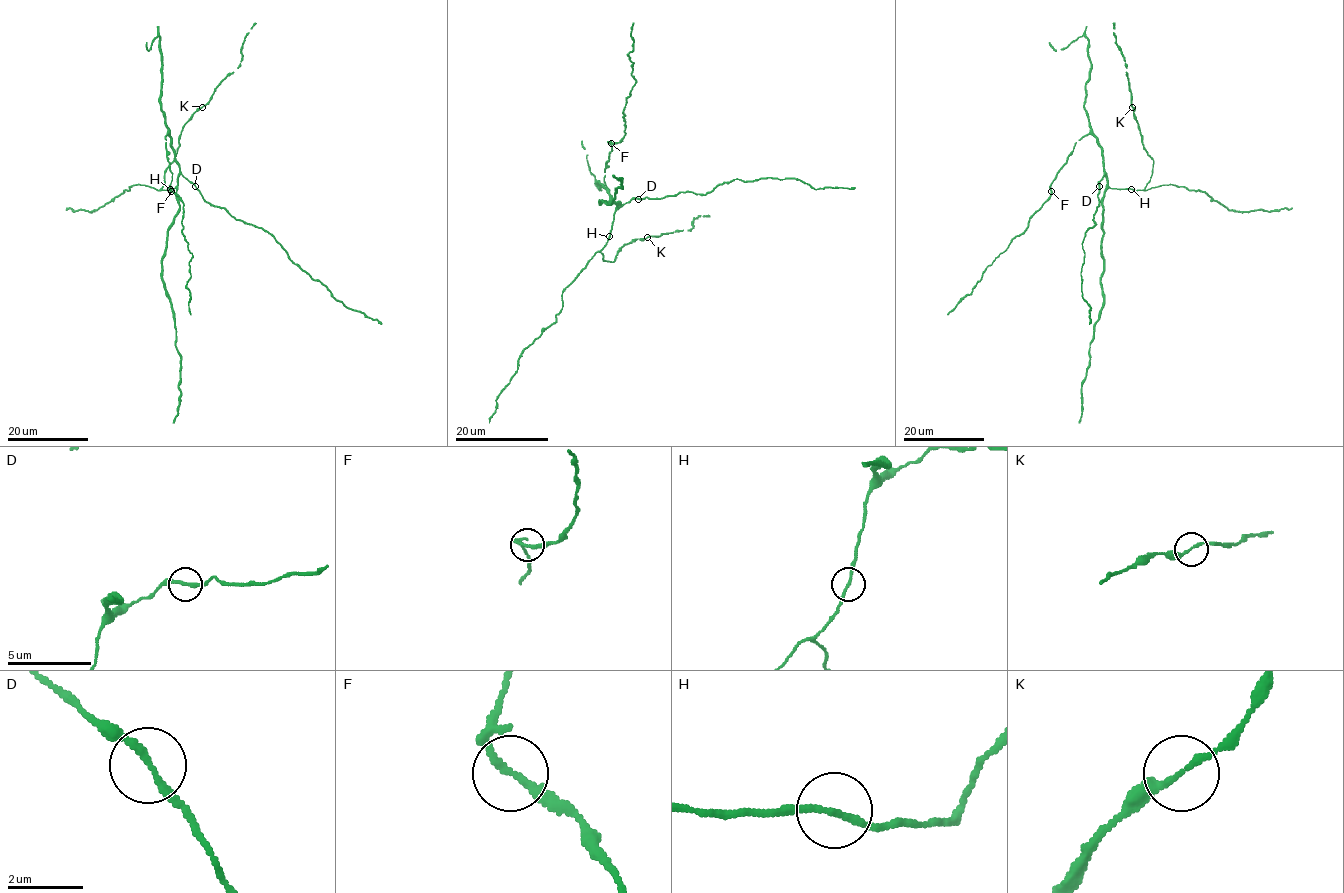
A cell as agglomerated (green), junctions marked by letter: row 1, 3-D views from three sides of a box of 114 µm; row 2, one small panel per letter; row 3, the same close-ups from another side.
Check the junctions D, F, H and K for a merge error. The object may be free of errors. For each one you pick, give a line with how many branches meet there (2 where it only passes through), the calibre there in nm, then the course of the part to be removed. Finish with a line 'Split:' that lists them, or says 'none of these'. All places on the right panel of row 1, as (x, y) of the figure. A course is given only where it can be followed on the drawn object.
Split: none of these

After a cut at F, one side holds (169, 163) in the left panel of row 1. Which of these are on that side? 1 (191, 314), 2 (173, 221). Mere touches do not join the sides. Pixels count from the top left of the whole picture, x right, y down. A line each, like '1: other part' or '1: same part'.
1: other part
2: same part

